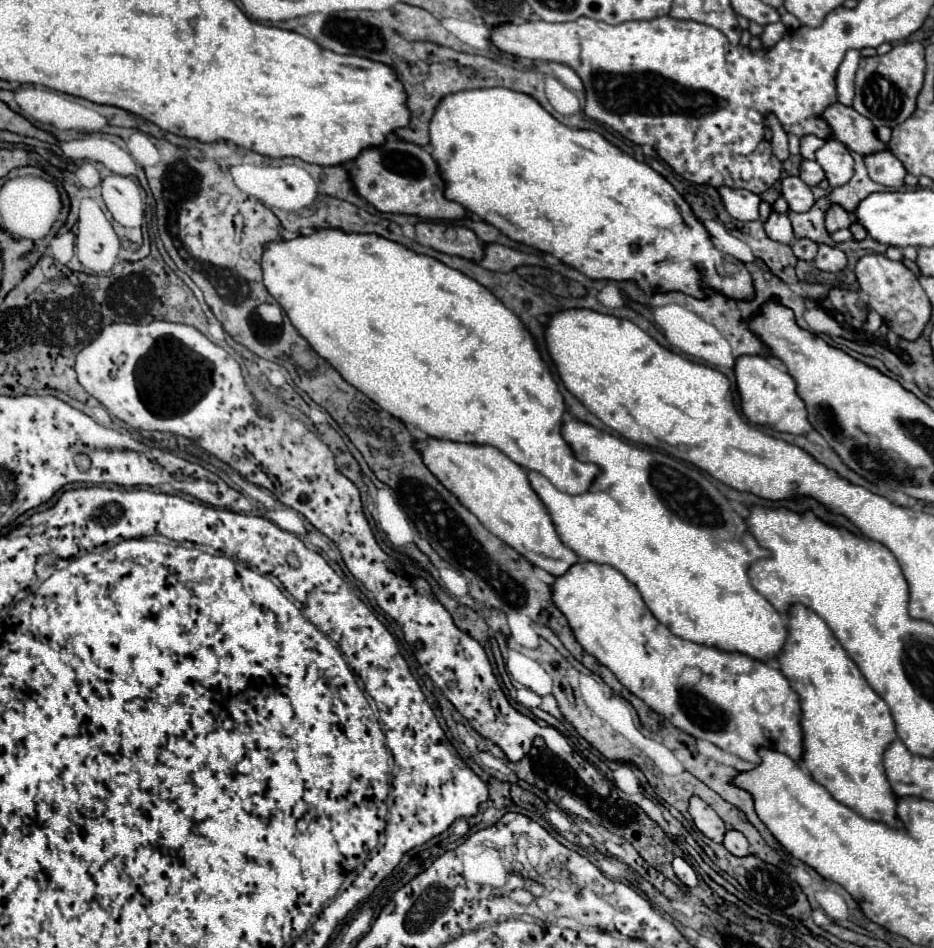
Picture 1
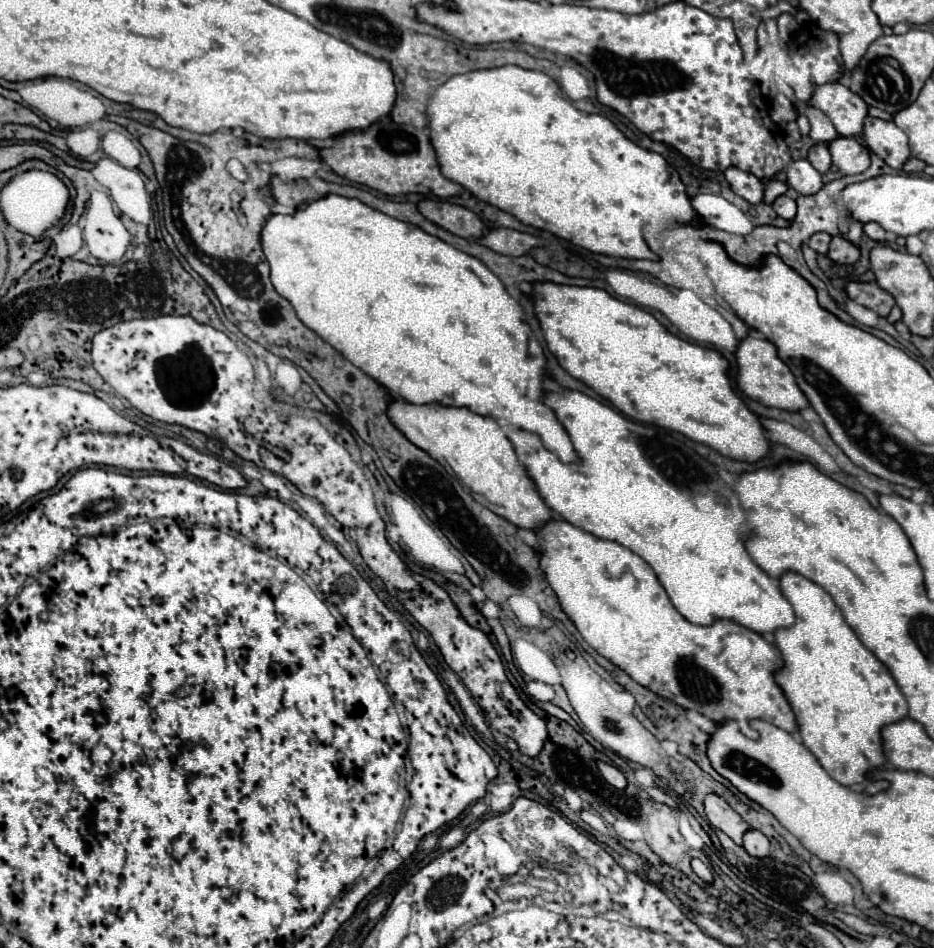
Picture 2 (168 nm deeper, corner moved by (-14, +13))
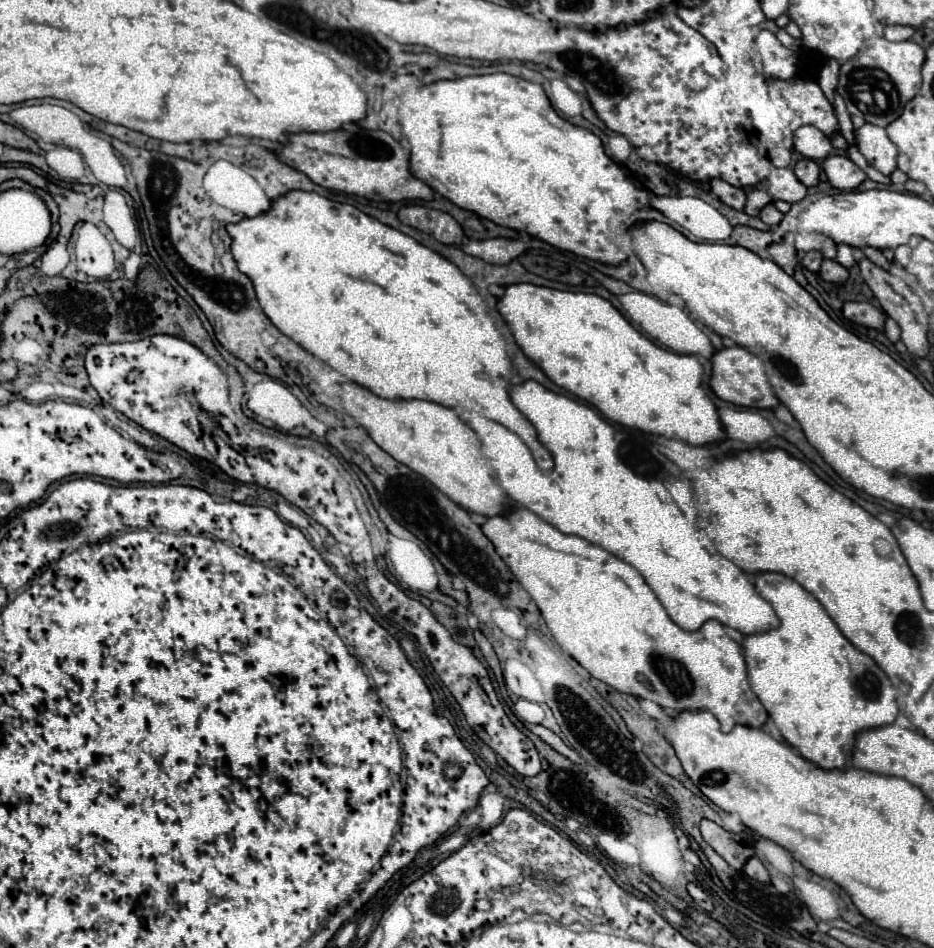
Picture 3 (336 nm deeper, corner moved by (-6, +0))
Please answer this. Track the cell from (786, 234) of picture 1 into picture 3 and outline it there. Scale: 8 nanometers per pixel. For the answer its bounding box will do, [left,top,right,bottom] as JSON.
[760,204,782,228]

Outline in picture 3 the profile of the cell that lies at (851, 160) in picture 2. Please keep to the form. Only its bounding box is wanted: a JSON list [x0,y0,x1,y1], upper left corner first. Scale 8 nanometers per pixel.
[822,156,866,190]

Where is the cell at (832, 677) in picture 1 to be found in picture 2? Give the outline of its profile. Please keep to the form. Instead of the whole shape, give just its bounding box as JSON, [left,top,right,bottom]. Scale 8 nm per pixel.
[774,571,908,793]

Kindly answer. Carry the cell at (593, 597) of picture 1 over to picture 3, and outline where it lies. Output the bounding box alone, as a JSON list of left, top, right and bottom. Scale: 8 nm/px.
[482,506,768,732]

